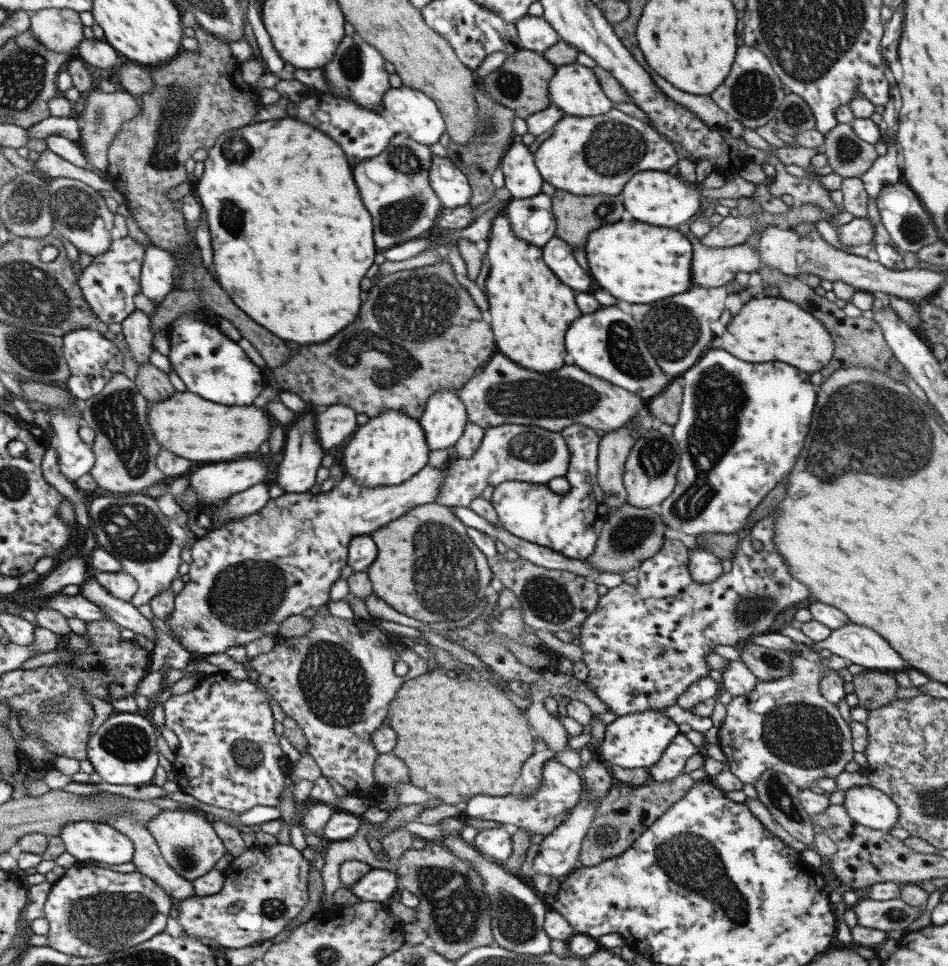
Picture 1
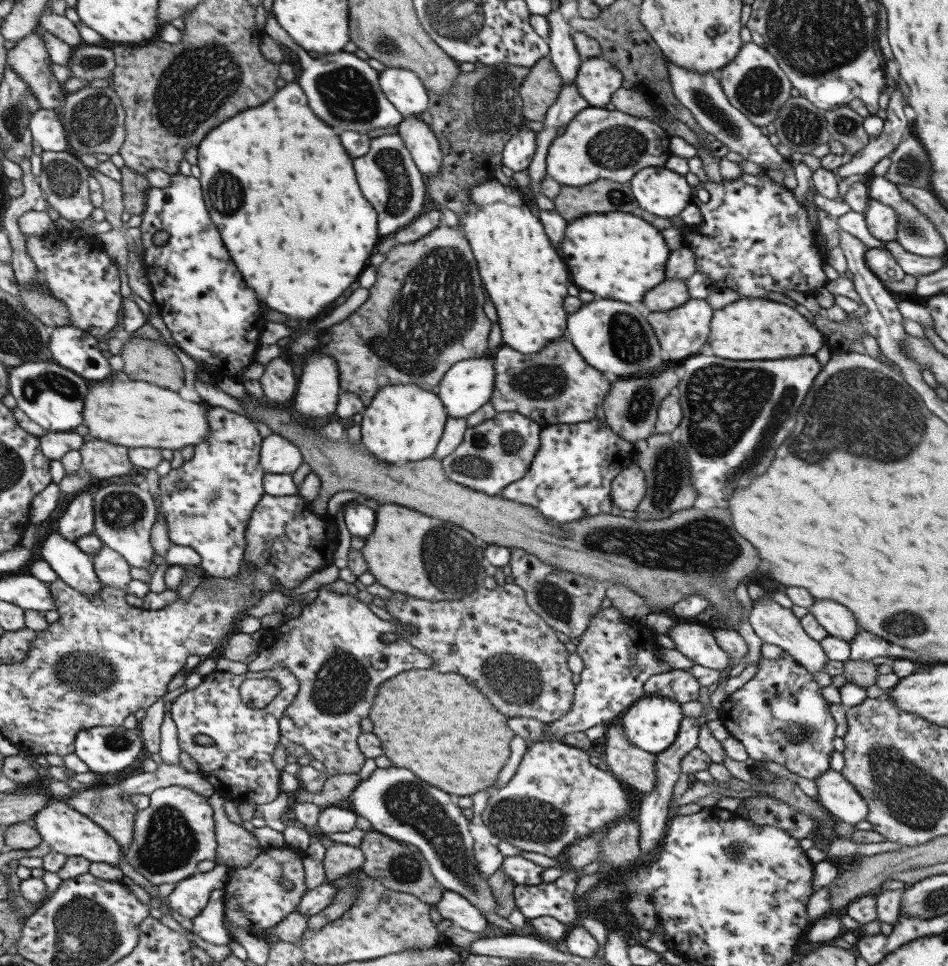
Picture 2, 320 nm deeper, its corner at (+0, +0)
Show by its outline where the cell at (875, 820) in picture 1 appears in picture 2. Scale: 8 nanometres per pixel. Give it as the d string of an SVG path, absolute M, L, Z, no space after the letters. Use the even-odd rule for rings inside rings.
M827 769L815 778L819 804L834 819L855 826L867 818L867 805L853 784L836 770Z

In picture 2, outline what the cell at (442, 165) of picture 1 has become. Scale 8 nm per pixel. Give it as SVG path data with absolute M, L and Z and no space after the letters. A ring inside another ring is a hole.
M403 117L396 134L409 151L415 167L425 179L434 177L441 167L442 154L434 133L420 118Z

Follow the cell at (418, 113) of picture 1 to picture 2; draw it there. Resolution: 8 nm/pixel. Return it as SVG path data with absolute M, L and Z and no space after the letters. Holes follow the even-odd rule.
M385 67L378 72L378 85L385 99L399 111L402 118L417 119L427 108L427 90L410 70Z

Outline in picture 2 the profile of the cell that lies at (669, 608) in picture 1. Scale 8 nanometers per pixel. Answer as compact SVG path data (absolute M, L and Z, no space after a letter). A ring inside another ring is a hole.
M615 607L599 608L589 626L579 636L576 653L583 663L579 682L569 710L557 720L546 723L545 741L560 741L570 732L583 732L595 724L606 726L619 719L632 702L646 696L643 685L650 676L670 671L658 653L659 645L652 641L651 632L643 624L621 615Z

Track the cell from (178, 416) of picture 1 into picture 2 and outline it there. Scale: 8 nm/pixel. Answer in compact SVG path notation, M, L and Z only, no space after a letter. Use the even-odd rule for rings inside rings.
M141 381L87 382L83 399L82 424L93 439L129 448L181 450L205 438L205 410L181 400L177 392Z

